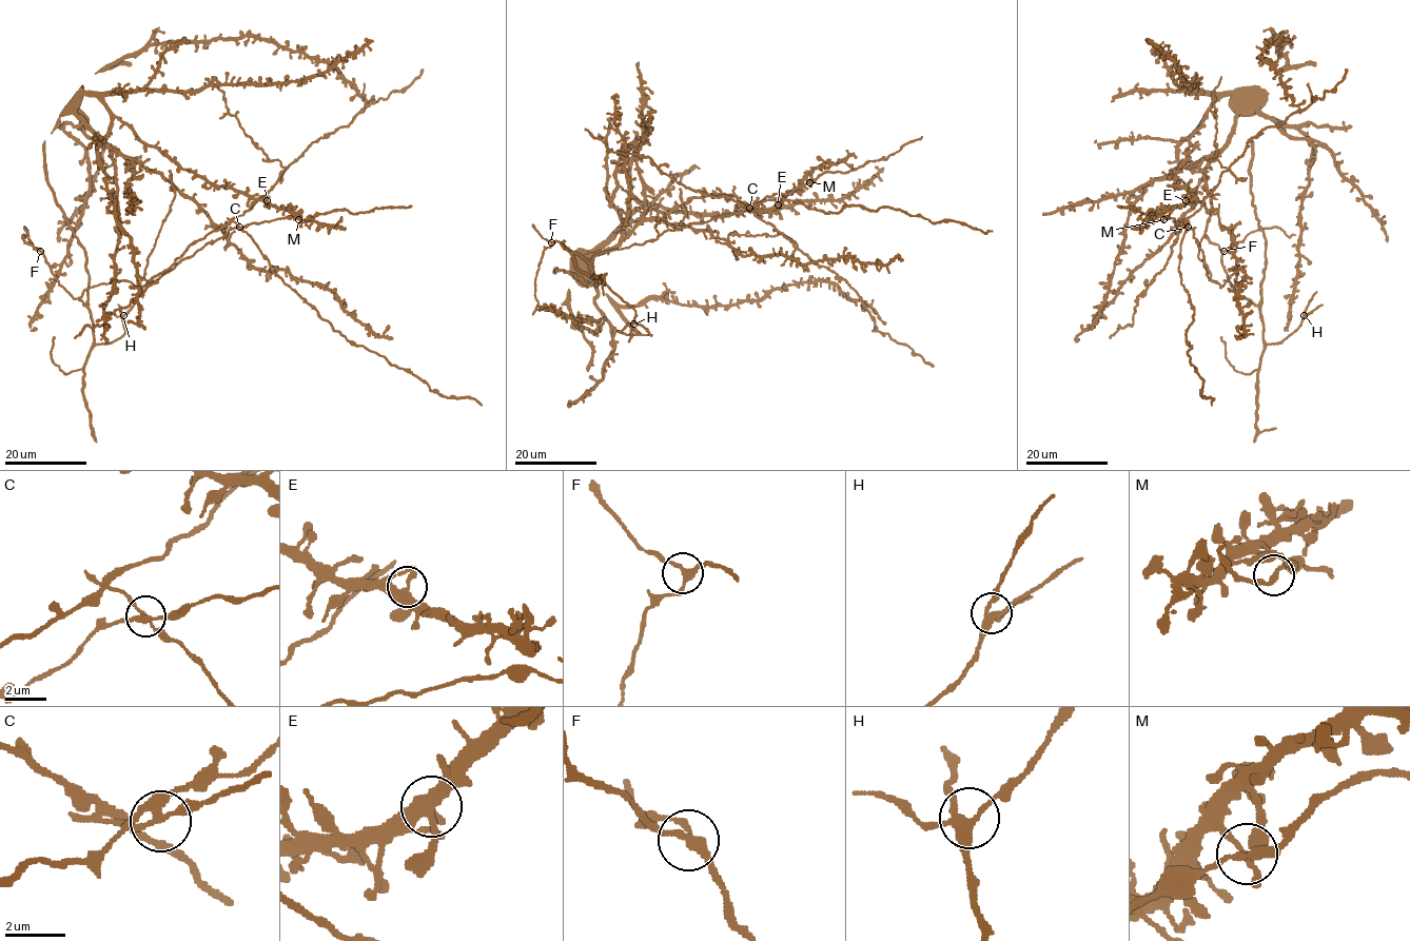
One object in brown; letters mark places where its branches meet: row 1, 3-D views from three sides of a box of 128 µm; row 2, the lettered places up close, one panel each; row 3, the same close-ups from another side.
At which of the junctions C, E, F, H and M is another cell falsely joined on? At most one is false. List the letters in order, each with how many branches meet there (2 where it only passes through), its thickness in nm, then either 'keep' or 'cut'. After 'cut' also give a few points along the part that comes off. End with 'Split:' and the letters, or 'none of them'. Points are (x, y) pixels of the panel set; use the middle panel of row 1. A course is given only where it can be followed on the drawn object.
C: branches 4; calibre 240 nm; cut; course (750, 207), (781, 198), (826, 213), (845, 206), (888, 206), (932, 222), (992, 231)
E: branches 4; calibre 320 nm; keep
F: branches 3; calibre 240 nm; keep
H: branches 4; calibre 320 nm; keep
M: branches 4; calibre 200 nm; keep
Split: C

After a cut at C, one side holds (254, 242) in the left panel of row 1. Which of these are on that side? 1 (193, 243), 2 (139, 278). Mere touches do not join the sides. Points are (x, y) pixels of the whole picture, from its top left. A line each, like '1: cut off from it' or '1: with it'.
1: with it
2: cut off from it

